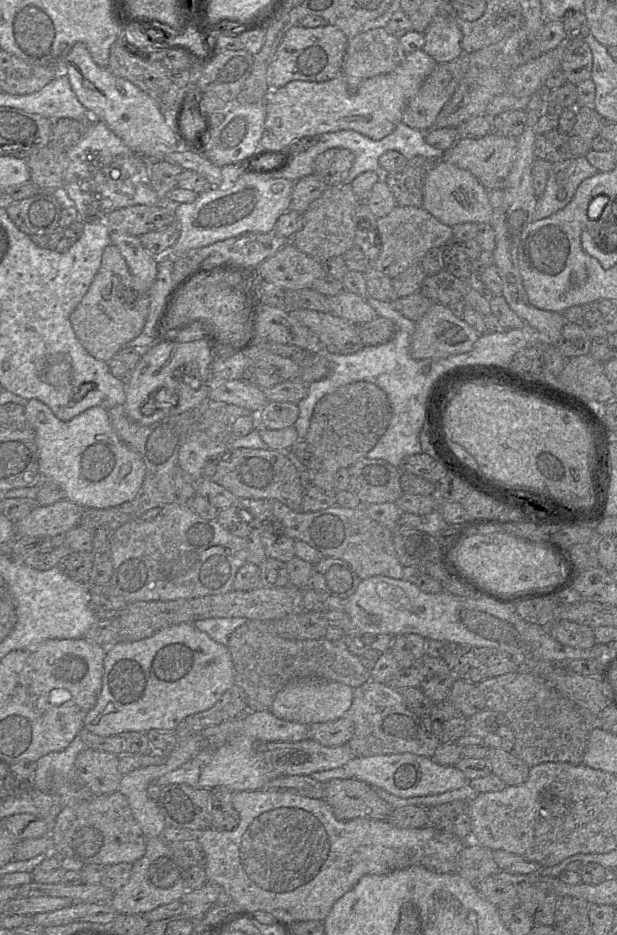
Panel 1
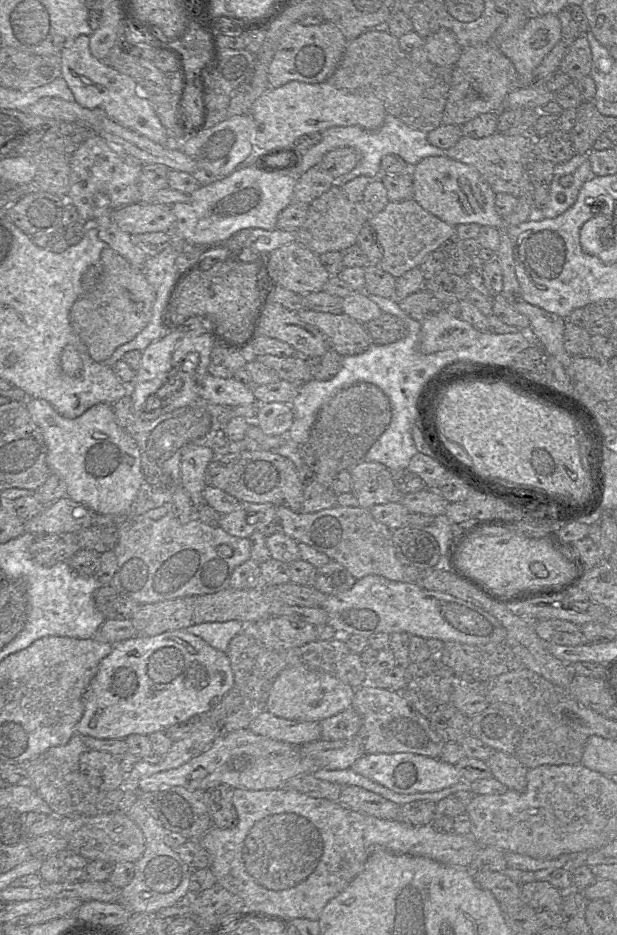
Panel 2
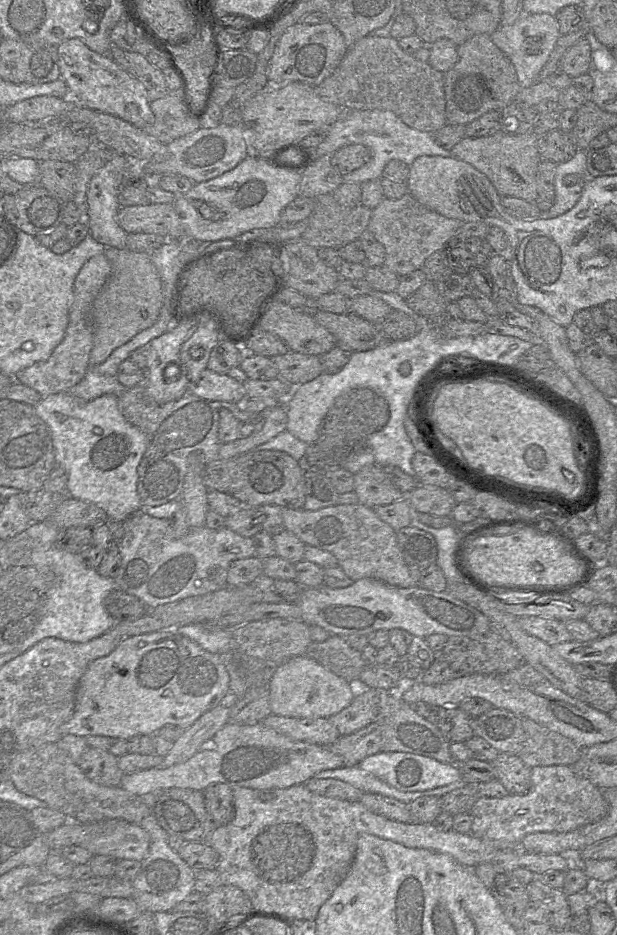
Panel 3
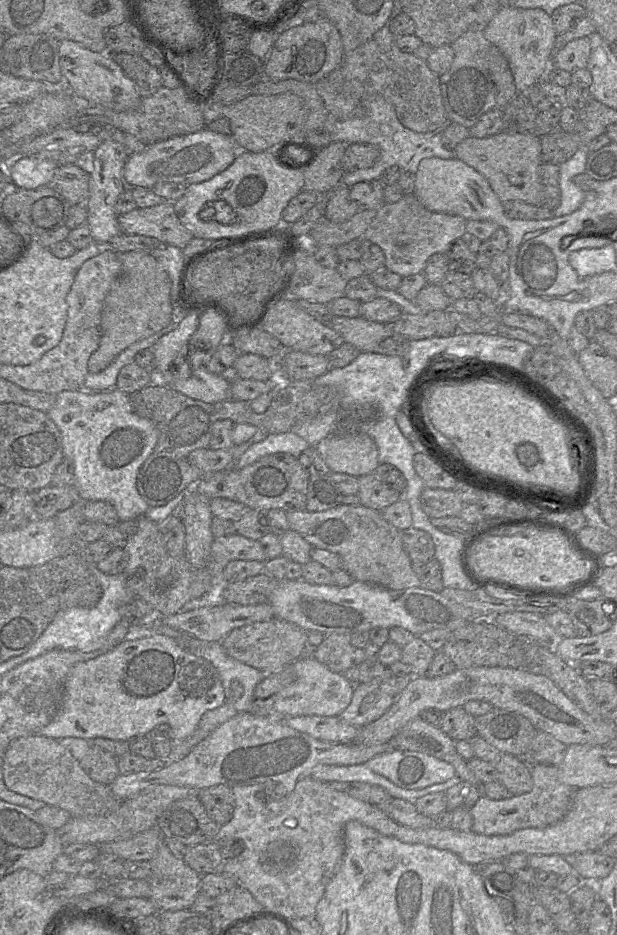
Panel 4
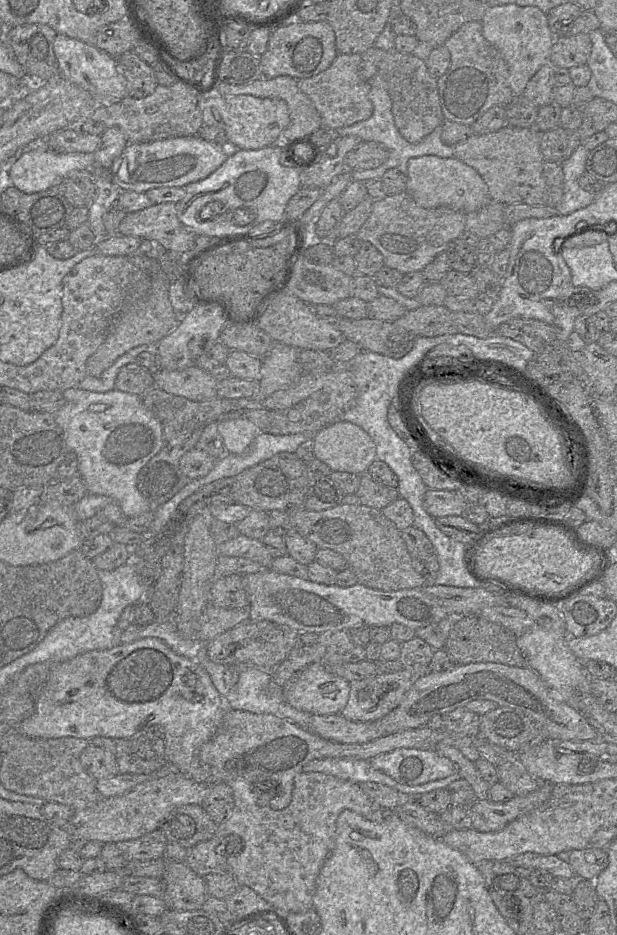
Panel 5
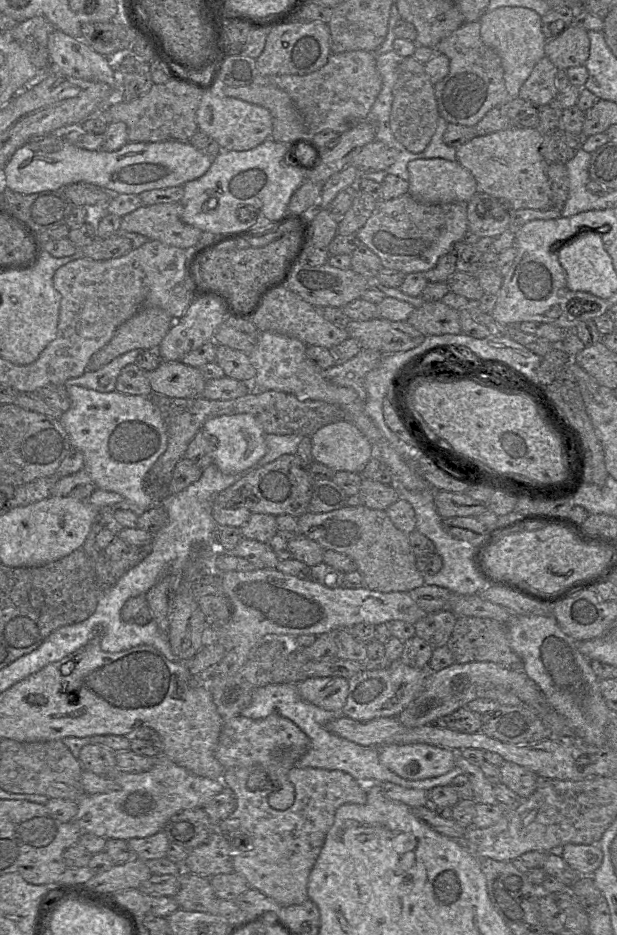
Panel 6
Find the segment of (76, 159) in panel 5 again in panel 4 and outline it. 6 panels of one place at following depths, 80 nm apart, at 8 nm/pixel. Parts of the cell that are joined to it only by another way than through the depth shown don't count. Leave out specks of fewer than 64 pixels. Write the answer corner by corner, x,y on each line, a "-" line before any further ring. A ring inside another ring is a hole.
23,157
12,166
10,179
15,187
35,189
48,185
58,166
47,159

